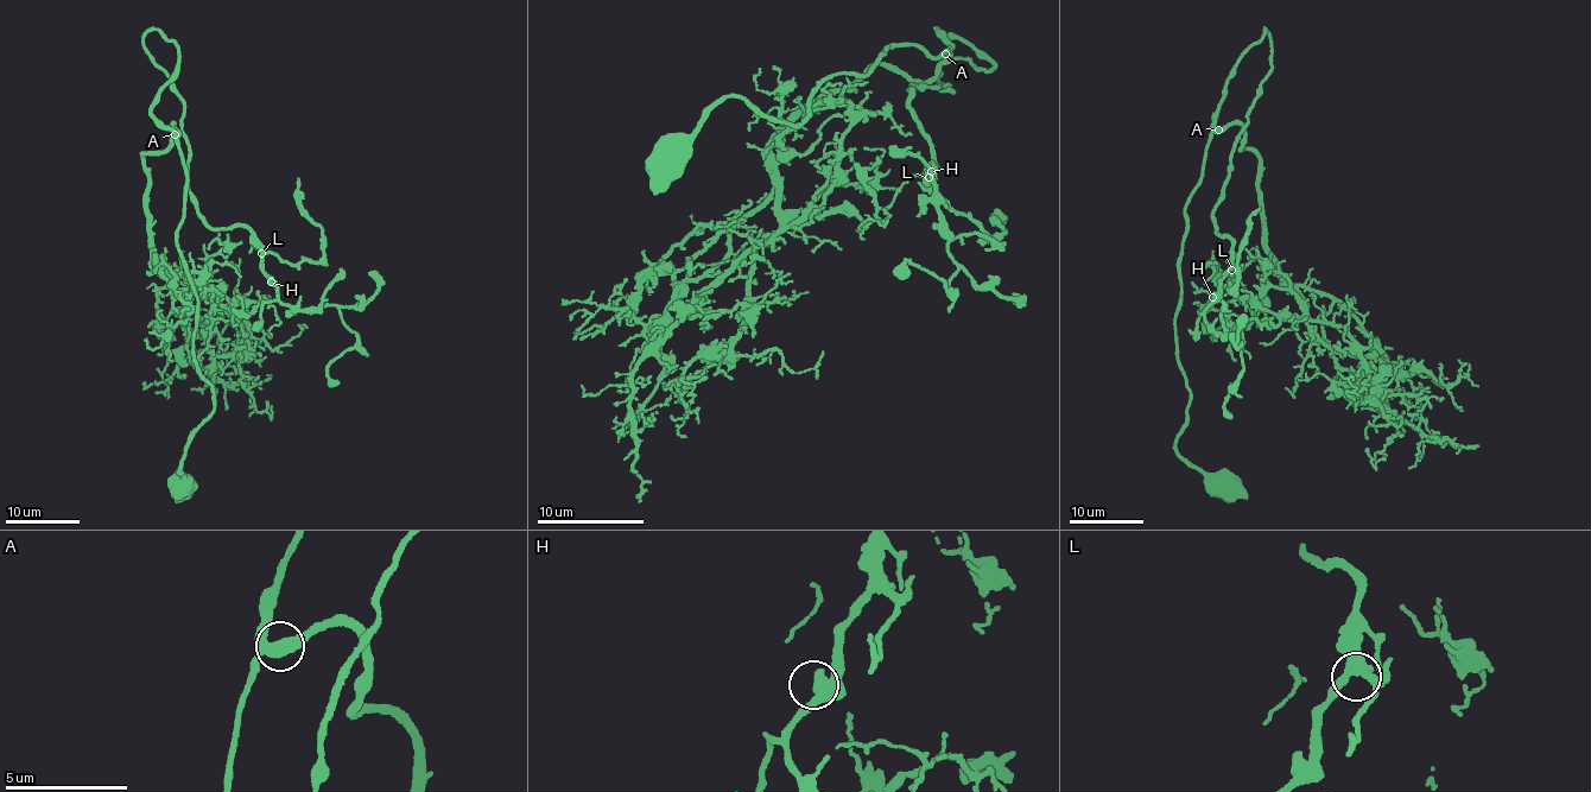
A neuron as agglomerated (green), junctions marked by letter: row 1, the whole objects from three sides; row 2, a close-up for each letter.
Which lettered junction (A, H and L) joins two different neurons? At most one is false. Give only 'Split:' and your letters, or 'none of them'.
Split: none of them

